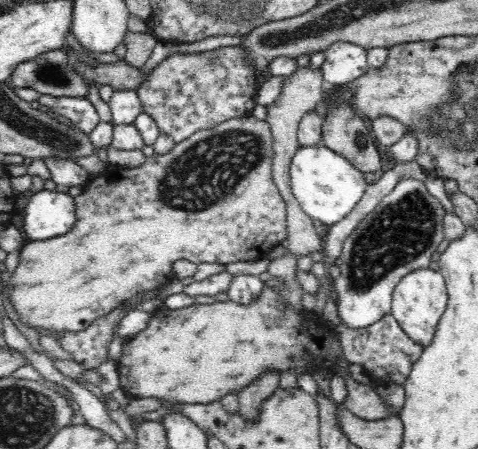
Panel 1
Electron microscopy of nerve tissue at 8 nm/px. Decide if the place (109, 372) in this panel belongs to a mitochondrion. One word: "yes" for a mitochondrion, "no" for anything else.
no

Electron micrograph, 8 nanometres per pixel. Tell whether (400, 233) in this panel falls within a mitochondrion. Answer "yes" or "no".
yes

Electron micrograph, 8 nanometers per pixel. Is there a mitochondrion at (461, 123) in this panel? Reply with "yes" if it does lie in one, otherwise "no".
yes

